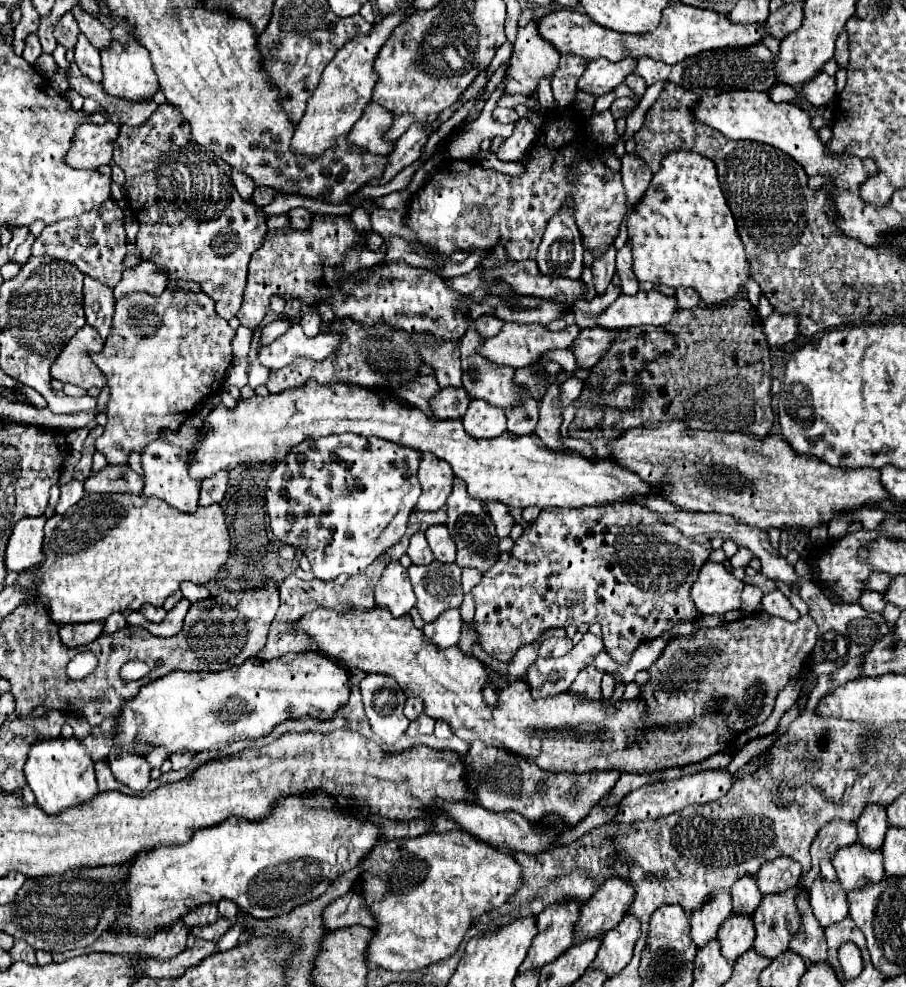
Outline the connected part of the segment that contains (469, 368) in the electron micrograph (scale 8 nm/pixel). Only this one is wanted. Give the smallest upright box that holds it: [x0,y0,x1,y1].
[461,322,521,410]

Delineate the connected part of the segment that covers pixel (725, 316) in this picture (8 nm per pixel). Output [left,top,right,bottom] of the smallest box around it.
[569,298,775,460]

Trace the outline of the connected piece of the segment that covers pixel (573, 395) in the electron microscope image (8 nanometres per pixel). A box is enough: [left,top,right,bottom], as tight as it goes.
[559,378,583,410]

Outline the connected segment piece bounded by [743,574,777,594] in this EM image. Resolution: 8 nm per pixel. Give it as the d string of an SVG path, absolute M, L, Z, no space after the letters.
M755 574L755 576L745 576L743 578L745 580L745 584L757 584L765 594L769 594L769 592L773 592L775 588L777 588L777 584L773 582L773 580L769 580L767 576L763 576L763 574Z

